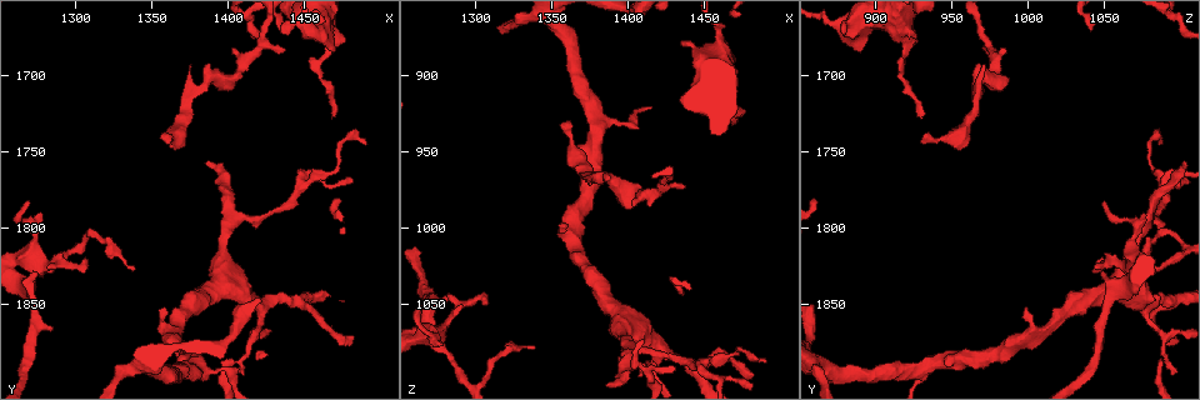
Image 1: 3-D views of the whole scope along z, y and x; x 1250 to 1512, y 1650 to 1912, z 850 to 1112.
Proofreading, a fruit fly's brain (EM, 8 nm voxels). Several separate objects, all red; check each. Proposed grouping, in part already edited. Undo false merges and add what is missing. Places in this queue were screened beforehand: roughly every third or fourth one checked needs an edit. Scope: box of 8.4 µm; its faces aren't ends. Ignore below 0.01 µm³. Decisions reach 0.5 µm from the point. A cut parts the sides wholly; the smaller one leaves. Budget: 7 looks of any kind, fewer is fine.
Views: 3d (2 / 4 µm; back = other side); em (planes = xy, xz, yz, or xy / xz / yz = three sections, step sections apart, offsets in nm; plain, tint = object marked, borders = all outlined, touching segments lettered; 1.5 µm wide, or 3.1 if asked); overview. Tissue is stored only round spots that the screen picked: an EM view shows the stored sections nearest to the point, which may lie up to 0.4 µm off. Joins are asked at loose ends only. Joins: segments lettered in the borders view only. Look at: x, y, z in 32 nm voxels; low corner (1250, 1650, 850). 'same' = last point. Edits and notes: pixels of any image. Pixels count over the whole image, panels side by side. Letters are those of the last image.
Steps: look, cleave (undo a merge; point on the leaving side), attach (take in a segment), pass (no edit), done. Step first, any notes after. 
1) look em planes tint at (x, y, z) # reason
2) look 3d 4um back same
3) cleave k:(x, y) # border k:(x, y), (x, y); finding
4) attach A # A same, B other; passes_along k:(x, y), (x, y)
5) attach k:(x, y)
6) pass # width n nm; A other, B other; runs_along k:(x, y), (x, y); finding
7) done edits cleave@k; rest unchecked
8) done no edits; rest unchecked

look em planes borders at (1266, 1820, 1070) # abrupt turn

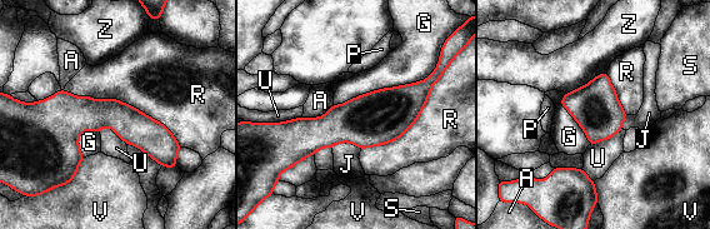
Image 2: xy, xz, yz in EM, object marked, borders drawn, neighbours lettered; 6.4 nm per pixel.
pass # width 200 nm; A other, G other, J other, P other, R other, S other, U other, V other, Z other; border 2:(431, 74), (333, 104); one neuron here

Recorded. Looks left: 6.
look em planes tint at (1422, 1864, 1080) # small branch off a trunk

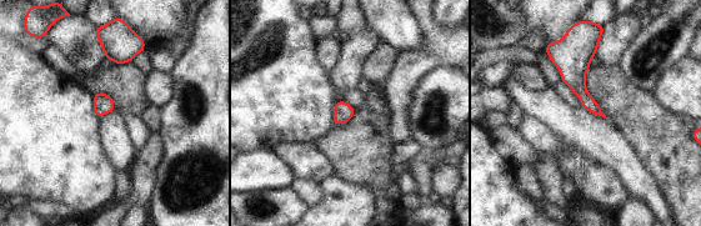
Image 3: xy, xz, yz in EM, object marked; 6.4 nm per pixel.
look em planes borders same # see the neighbours

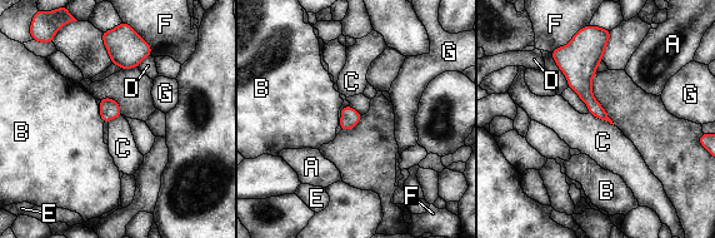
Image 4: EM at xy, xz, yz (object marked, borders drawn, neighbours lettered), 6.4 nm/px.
pass # A other, B other, C other, D other, E other, F other, G other; border 4:(589, 112), (613, 125); continuous, no second neuron

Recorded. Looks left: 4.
look 3d 2um back at (1466, 1724, 932) # thin end

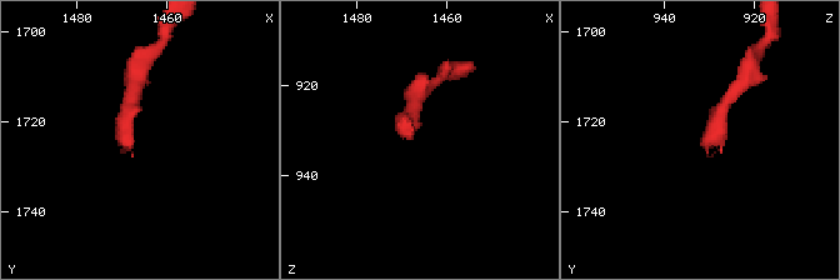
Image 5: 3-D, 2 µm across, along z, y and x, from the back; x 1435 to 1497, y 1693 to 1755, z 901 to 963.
look em planes borders at (1468, 1726, 932) # need the tissue

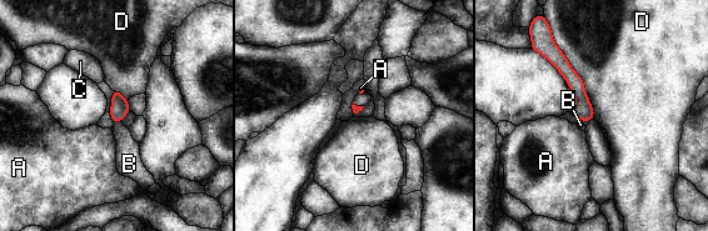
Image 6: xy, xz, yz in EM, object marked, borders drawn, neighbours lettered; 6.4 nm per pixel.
attach B # A other, B same, C other, D other; passes_along 6:(119, 104), (116, 120), (128, 151); the neuron continues

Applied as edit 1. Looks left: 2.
done edits attach@6; rest unchecked

